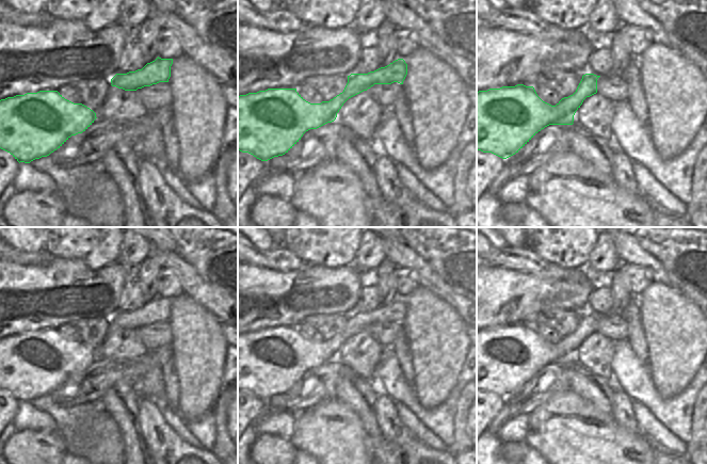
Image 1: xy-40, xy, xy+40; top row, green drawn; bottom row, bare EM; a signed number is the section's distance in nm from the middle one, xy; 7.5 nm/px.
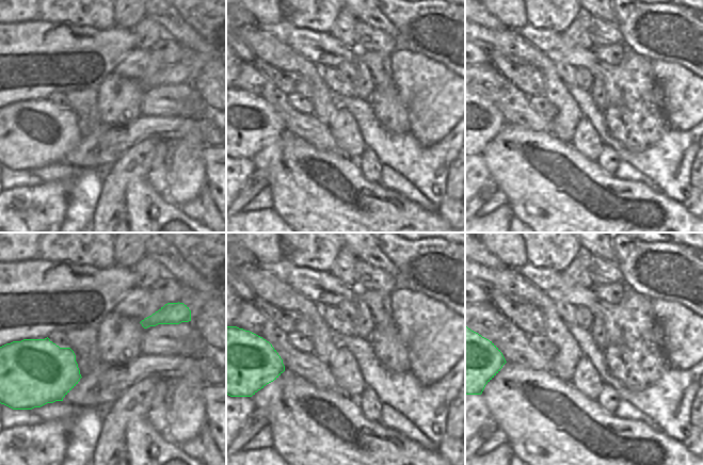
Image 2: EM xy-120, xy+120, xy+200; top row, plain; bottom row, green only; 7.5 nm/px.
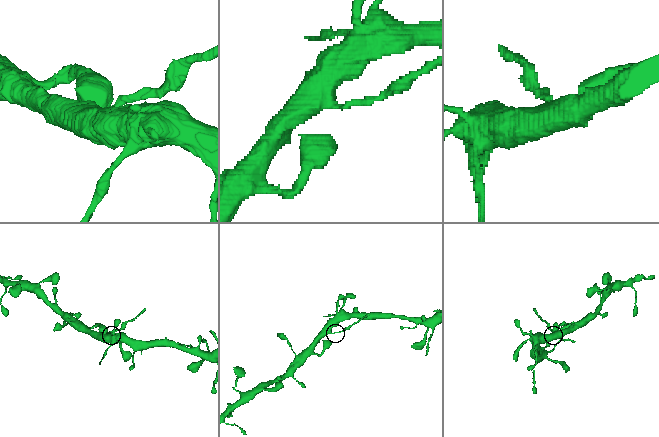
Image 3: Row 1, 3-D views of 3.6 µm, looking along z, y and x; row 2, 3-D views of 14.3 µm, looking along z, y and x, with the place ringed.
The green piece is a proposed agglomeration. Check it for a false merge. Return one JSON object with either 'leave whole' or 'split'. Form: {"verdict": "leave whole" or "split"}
{"verdict": "split"}

